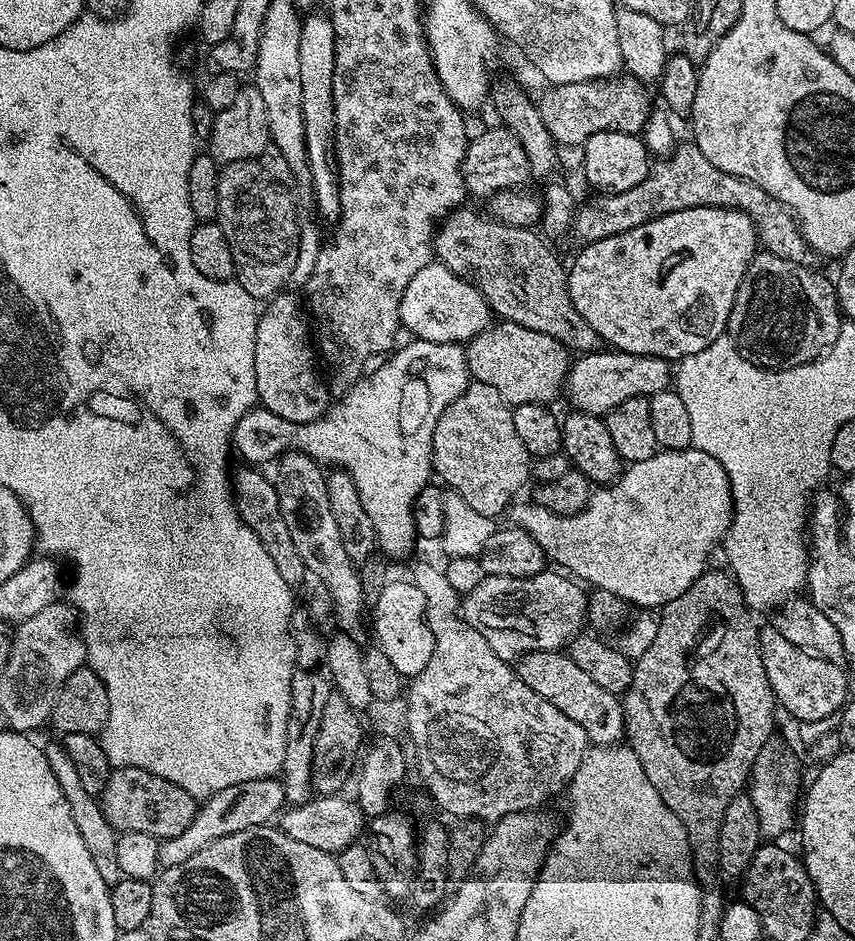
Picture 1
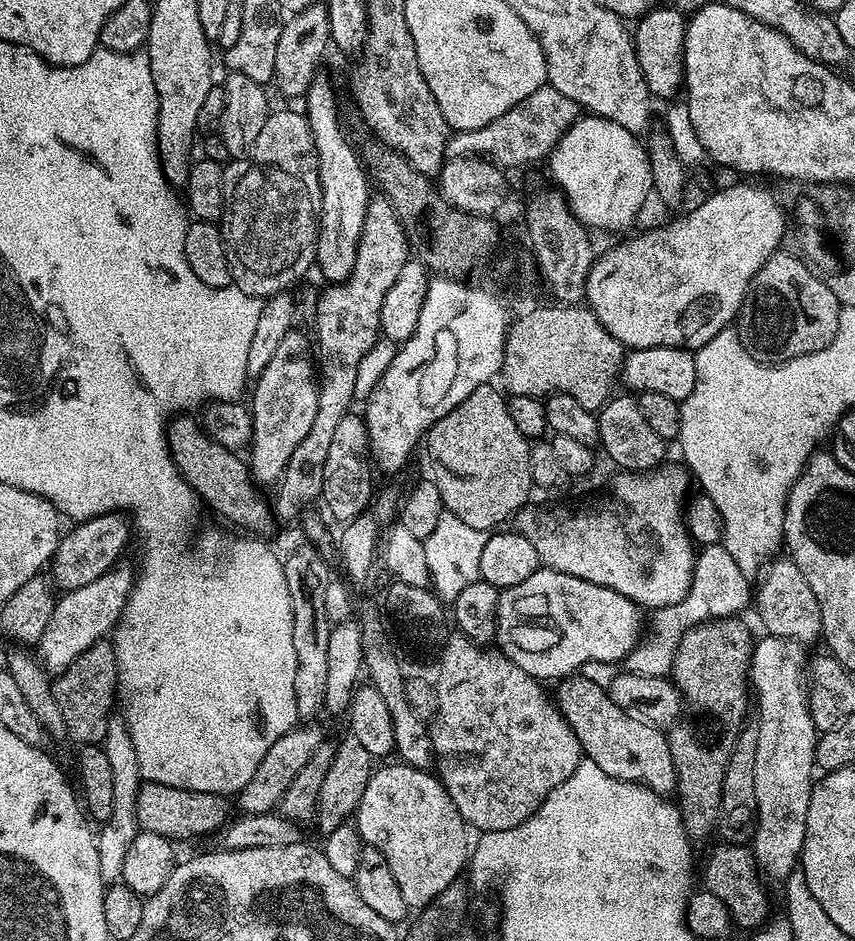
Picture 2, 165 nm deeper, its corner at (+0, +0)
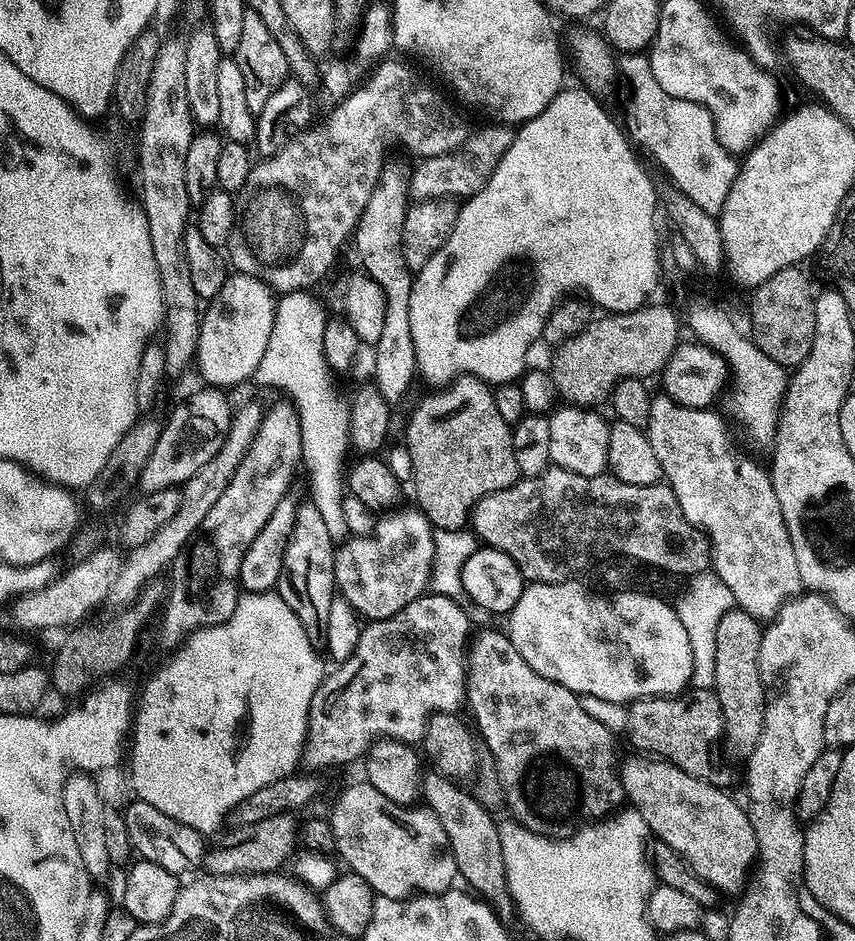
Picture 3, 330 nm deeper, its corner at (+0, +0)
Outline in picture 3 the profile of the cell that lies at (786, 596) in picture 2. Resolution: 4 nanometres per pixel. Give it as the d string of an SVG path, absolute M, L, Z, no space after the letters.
M663 394L653 395L652 406L650 412L650 422L647 429L650 438L650 446L654 446L654 454L658 454L658 462L662 462L662 470L664 471L663 479L674 490L678 498L682 510L686 514L686 518L697 527L707 532L712 542L712 568L716 575L720 576L726 586L730 588L735 600L735 607L740 608L746 614L750 614L754 619L761 622L771 621L780 613L780 608L787 604L789 600L801 595L802 585L800 583L800 575L798 574L798 558L794 558L794 546L790 542L790 534L786 530L786 522L782 514L782 506L778 506L778 494L774 494L774 486L772 485L772 477L767 471L764 472L752 460L747 460L744 456L736 456L736 452L732 449L732 440L728 437L728 428L724 425L722 417L716 413L716 410L707 408L687 408L678 402L674 402L670 397Z

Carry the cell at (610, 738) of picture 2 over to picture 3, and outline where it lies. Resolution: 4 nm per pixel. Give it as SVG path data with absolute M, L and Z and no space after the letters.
M652 754L632 755L636 756L619 765L620 781L627 803L635 812L642 814L649 833L659 843L673 848L701 881L713 889L721 888L724 892L739 893L745 887L758 859L754 826L750 822L745 805L741 801L739 804L734 797L727 796L723 787L694 778L669 760L657 758Z

